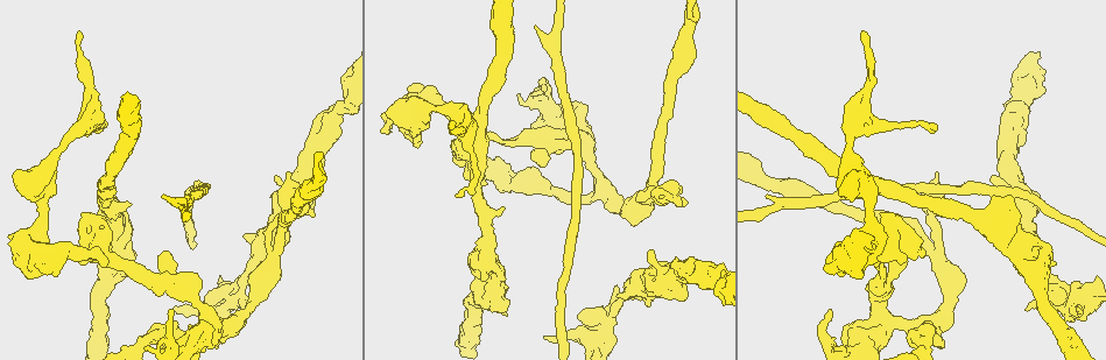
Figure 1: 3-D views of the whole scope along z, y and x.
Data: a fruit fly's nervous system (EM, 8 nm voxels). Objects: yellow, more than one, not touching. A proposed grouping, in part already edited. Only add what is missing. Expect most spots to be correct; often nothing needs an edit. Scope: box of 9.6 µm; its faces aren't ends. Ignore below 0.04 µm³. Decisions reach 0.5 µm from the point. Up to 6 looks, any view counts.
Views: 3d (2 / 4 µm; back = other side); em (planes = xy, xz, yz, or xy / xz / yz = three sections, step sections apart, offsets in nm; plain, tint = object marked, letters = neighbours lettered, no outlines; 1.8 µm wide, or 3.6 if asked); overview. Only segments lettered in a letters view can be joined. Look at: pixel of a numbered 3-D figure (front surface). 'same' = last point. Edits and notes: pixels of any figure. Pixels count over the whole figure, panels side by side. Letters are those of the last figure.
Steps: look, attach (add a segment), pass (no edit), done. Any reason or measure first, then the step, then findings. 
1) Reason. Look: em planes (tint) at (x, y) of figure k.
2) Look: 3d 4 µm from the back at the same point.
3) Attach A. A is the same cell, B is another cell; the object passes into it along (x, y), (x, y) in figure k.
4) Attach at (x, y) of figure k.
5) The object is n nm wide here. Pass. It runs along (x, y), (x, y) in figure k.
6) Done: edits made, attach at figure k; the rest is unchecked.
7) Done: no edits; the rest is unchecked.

Narrows sharply. Look: 3d 4 µm from the back at (98, 252) of figure 1.

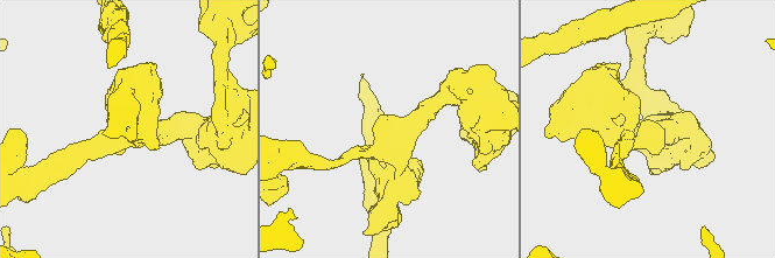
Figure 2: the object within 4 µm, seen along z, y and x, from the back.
Need the tissue. Look: em planes (tint) at (645, 132) of figure 2.

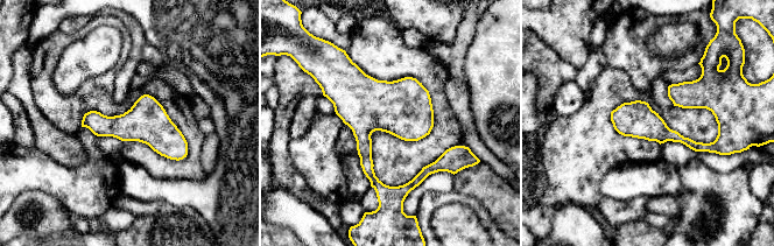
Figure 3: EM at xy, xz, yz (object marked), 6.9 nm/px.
Look: em planes (letters) at the same point.

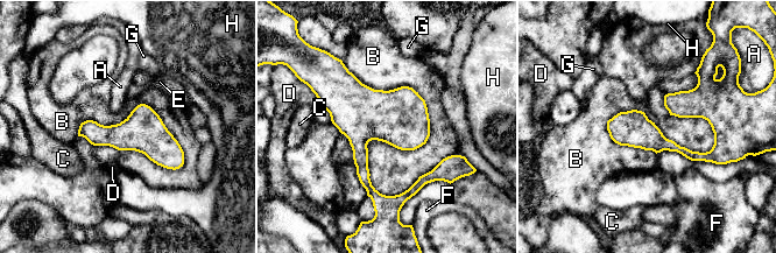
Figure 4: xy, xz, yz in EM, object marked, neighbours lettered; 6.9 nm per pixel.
The longest contact is with B, 1000 nm. Pass. A, B, C, D, E, F, G and H are other cells; no lettered segment goes on from it.

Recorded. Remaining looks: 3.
Free end. Look: em yz step 16 (tint) at (933, 126) of figure 1.

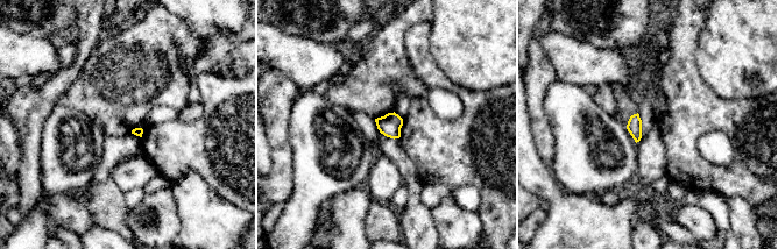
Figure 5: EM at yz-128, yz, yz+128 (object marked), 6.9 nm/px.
Another direction. Look: em planes (letters) at the same point.

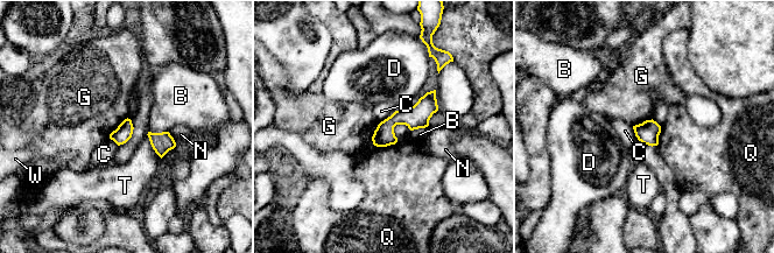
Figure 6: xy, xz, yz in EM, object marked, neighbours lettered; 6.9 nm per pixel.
Pass. B, C, D, G, N, Q, T and W are other cells; a border runs along (127, 117), (108, 138) in figure 6; none of them fits.

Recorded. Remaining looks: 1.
Done: no edits; the rest is unchecked.

